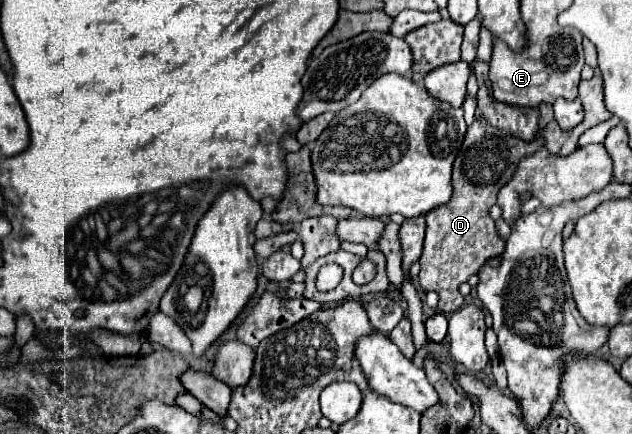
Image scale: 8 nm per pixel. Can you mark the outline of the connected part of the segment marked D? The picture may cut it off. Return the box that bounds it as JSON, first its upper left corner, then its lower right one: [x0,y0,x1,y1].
[420,121,544,313]

